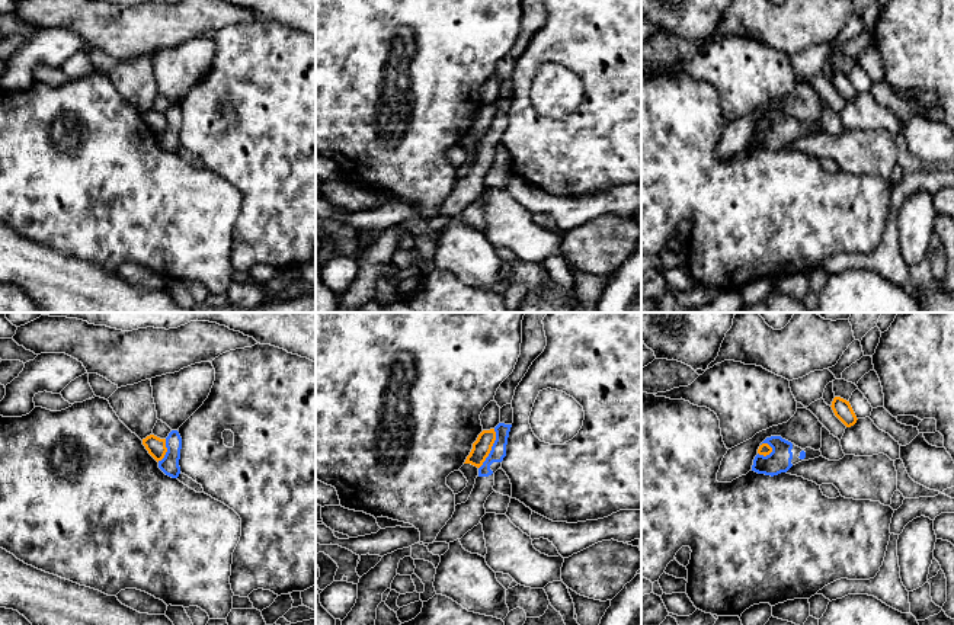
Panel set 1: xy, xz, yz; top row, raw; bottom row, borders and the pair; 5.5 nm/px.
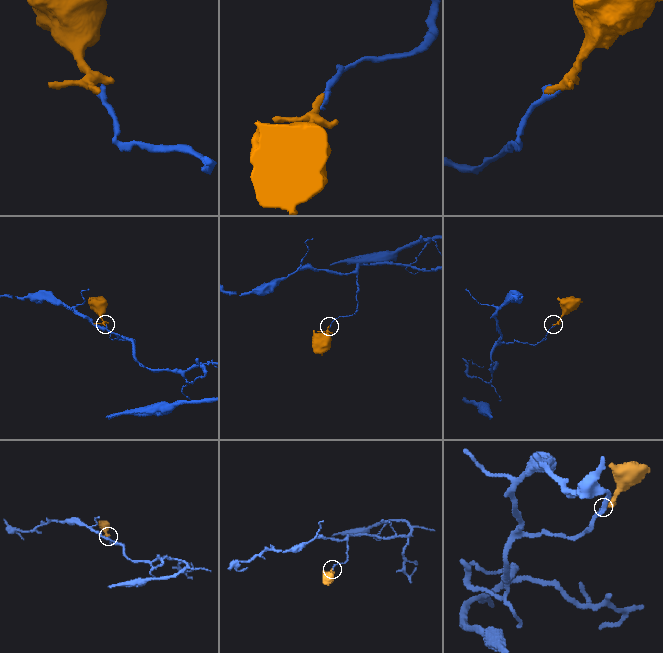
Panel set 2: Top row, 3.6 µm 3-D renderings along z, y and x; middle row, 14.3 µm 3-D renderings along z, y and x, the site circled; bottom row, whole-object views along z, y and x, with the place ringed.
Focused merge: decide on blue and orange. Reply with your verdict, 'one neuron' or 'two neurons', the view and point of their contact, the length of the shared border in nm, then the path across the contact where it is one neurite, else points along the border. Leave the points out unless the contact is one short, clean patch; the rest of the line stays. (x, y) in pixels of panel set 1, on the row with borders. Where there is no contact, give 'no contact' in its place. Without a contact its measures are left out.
two neurons; meets blue in xz at (492, 449); contact 240 nm long; border along xz (495, 429), (492, 449), (479, 468)

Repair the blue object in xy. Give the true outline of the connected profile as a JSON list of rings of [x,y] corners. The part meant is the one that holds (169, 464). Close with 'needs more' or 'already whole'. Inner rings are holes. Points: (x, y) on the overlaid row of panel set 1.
[[[172,430],[166,438],[167,452],[161,461],[159,461],[159,468],[169,477],[177,478],[180,474],[179,459],[182,449],[182,438],[177,430]]]; already whole

